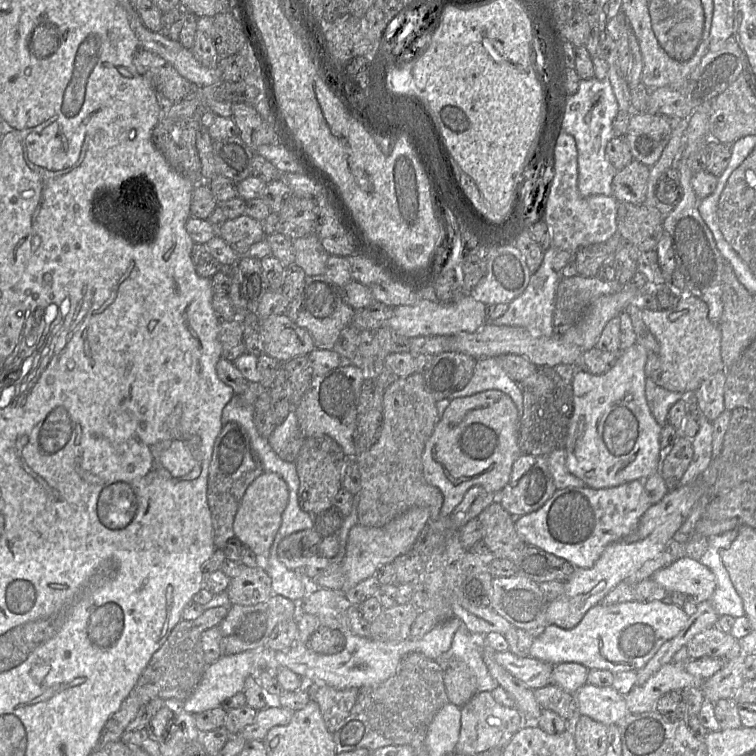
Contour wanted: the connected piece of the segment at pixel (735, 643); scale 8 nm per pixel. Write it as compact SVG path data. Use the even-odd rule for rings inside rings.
M716 625L695 635L686 646L688 660L712 657L729 661L743 654L739 641Z

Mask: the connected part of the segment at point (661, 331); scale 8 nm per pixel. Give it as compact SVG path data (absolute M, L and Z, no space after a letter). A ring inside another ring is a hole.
M682 295L677 306L668 310L643 308L642 319L660 346L658 367L650 377L658 386L673 392L695 392L700 384L711 375L726 370L721 357L721 330L719 325L709 320L708 306L700 298Z

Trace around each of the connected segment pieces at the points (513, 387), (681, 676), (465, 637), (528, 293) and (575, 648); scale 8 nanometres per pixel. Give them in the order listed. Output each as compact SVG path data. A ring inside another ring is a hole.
M483 357L477 359L473 375L463 389L452 393L448 398L436 402L438 421L451 400L487 390L499 390L510 396L521 418L523 414L523 393L520 384L510 378L500 366L498 357Z
M668 663L663 665L644 684L635 685L625 696L629 714L656 711L659 698L673 690L701 688L704 680L689 674L684 664Z
M463 623L454 634L450 649L435 661L445 671L452 660L461 660L467 664L476 678L477 692L491 692L498 687L482 659L479 637L470 633Z
M555 246L549 247L543 261L534 273L531 274L529 283L524 292L509 303L507 311L499 318L490 320L496 325L520 326L530 332L541 336L554 336L553 313L555 309L556 290L561 279L560 272L553 268L553 260L560 249Z
M629 601L613 605L599 603L585 614L583 619L572 629L563 629L548 624L536 633L530 648L529 657L547 662L553 666L560 663L574 662L587 669L609 670L616 674L642 669L657 653L660 647L675 637L686 625L689 616L681 607L666 605L662 601Z

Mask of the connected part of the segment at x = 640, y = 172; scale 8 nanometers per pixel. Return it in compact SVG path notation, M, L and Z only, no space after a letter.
M633 160L617 171L612 181L613 197L618 202L644 204L650 167Z

